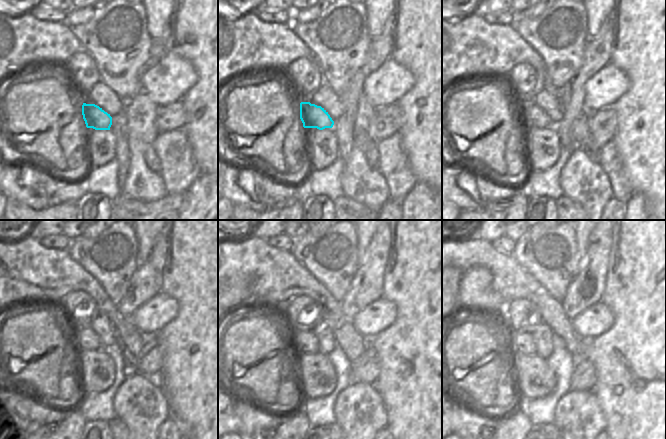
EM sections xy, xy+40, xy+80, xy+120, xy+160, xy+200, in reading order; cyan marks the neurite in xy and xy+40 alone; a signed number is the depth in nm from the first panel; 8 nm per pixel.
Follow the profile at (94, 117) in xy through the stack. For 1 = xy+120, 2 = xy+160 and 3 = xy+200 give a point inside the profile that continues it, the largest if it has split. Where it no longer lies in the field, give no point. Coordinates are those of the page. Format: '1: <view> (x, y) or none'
1: xy+120 (86, 339)
2: xy+160 (298, 342)
3: xy+200 (516, 342)

